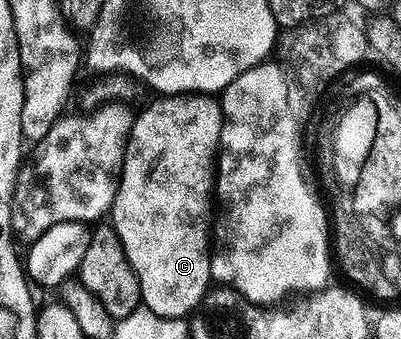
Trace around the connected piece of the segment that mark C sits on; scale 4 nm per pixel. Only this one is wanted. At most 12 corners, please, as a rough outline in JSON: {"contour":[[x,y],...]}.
{"contour":[[156,97],[125,139],[109,224],[142,305],[213,286],[223,112]]}

